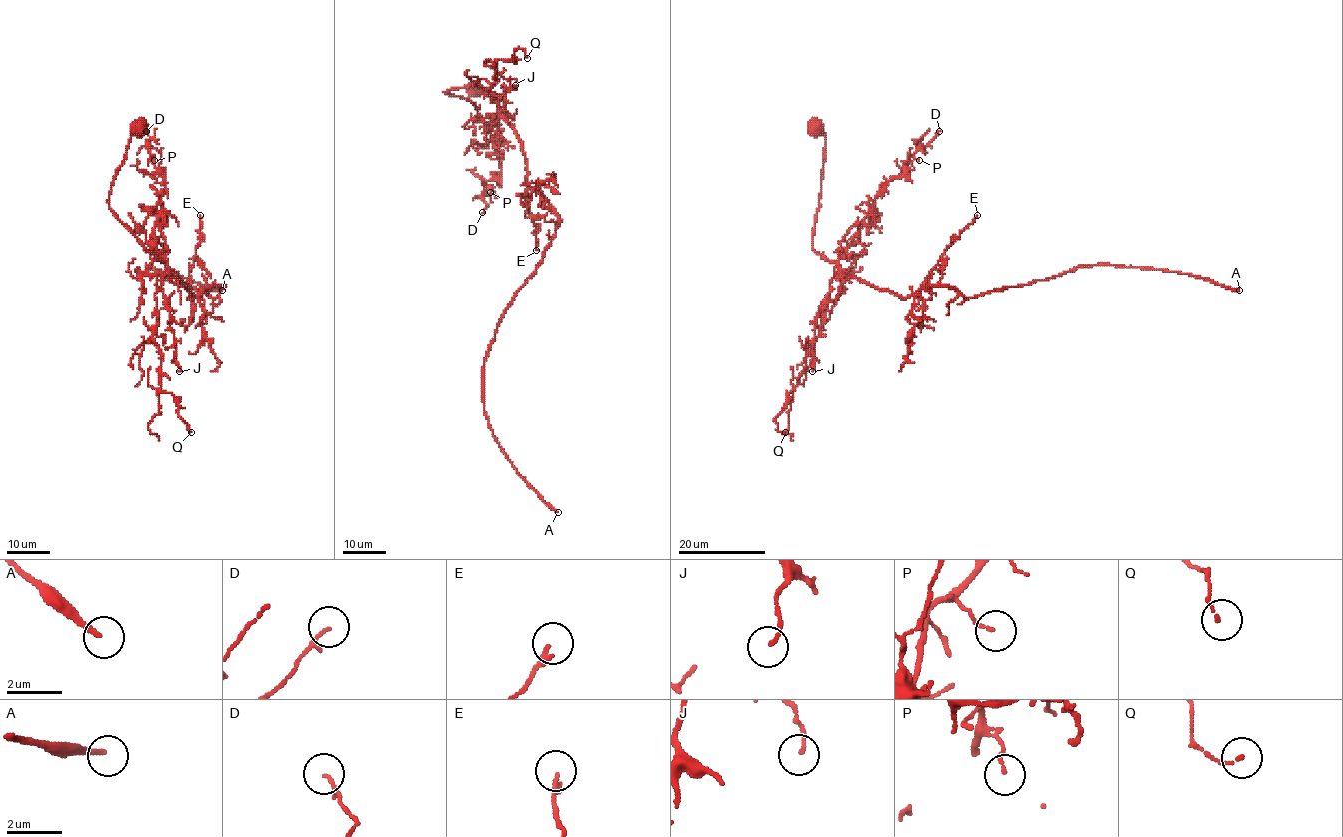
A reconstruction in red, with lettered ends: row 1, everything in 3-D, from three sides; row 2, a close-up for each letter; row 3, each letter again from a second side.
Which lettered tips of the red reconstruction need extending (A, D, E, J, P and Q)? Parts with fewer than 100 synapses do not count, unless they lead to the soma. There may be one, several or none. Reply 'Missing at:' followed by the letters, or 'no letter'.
Missing at: A

